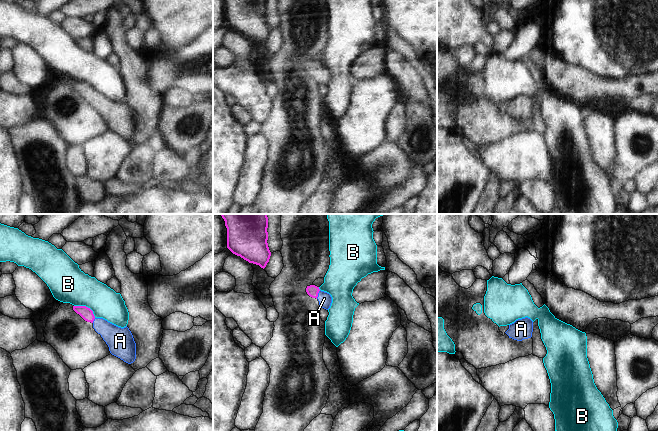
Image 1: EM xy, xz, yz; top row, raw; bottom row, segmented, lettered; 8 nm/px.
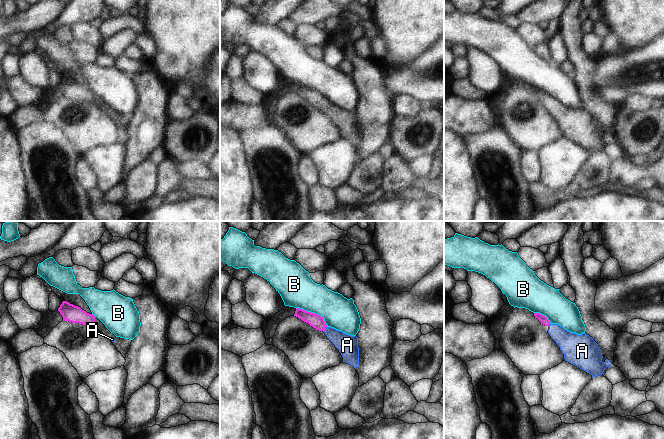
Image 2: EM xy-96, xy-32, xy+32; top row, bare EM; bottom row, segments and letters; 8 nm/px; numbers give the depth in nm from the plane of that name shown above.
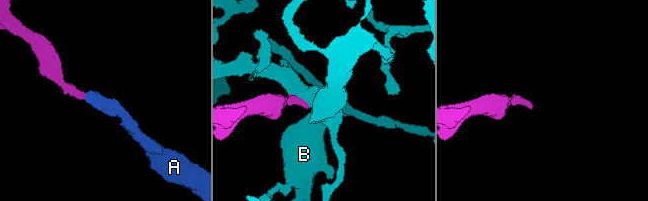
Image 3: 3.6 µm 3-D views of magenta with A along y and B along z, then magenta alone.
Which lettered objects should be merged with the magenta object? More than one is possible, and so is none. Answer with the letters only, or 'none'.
A

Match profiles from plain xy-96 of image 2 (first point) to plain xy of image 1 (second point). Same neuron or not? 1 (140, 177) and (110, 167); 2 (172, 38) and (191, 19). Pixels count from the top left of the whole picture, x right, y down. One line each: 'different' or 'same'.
1: different
2: same

